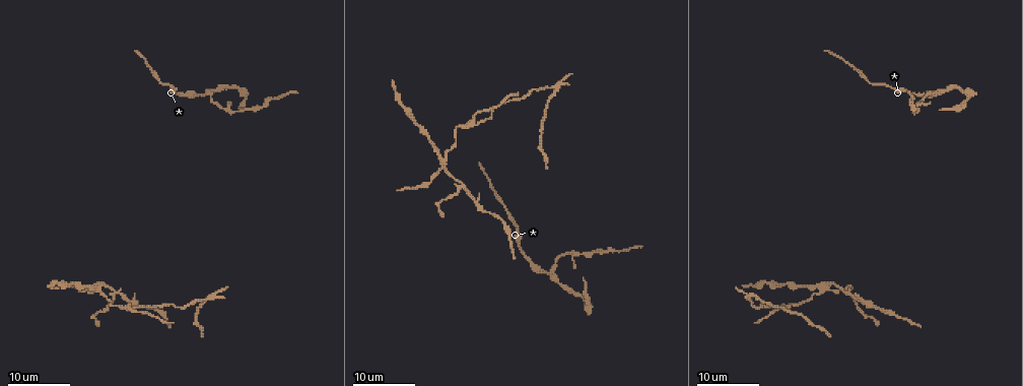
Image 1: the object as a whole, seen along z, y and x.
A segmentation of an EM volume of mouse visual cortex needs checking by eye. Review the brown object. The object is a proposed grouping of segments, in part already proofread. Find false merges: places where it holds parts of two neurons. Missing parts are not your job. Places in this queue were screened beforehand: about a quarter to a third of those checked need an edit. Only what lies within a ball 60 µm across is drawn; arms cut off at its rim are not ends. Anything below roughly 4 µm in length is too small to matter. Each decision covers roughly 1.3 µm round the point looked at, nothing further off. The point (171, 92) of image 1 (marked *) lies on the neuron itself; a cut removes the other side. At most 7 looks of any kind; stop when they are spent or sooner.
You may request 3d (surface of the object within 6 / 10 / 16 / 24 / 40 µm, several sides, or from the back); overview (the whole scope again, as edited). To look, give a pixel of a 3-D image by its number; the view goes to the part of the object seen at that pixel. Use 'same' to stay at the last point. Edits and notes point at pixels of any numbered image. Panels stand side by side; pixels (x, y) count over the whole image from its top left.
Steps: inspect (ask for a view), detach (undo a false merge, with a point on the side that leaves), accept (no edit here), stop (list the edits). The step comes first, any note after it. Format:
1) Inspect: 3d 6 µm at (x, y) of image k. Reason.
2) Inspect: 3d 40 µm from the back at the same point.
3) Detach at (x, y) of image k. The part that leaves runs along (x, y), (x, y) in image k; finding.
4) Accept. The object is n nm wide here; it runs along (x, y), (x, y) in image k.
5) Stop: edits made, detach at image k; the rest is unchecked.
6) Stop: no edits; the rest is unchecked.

Inspect: 3d 16 µm at (552, 270) of image 1. Three-way junction.

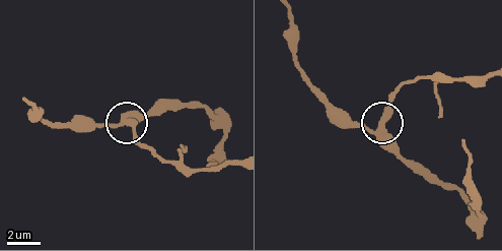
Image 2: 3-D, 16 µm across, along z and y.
Inspect: 3d 6 µm at (383, 126) of image 2. Zoom in.

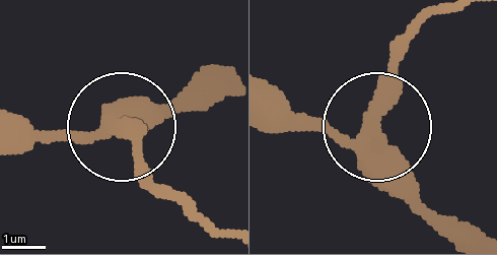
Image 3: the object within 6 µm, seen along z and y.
Inspect: 3d 6 µm from the back at (373, 120) of image 3.

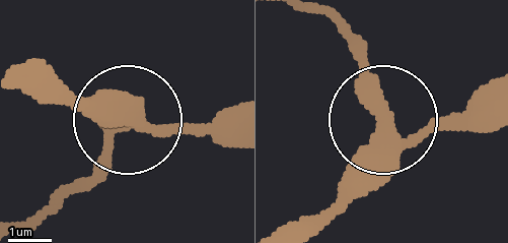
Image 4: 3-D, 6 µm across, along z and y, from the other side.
Accept. The side arm is 15 µm long; 3 arms meet here; all the same neuron.

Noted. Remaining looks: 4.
Inspect: 3d 24 µm at (441, 160) of image 1.

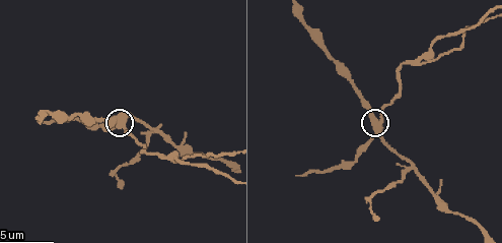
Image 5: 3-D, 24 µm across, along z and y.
Inspect: 3d 10 µm at (376, 121) of image 5.

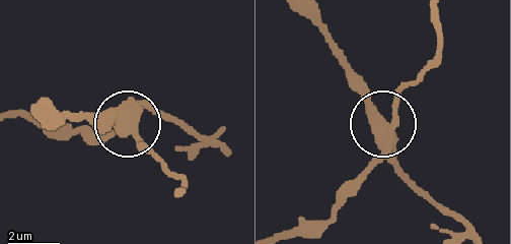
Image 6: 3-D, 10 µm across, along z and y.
Detach at (369, 172) of image 6. The part that leaves runs along (131, 132), (184, 191) in image 6; two neurons meet here.

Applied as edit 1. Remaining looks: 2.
Inspect: 3d 6 µm at (413, 165) of image 5.

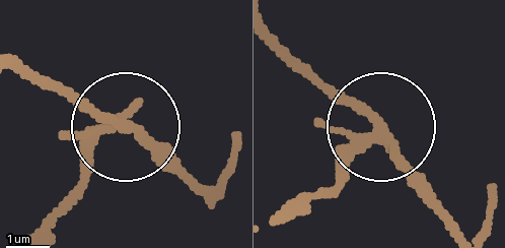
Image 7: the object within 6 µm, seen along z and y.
Inspect: 3d 6 µm from the back at (128, 129) of image 7.

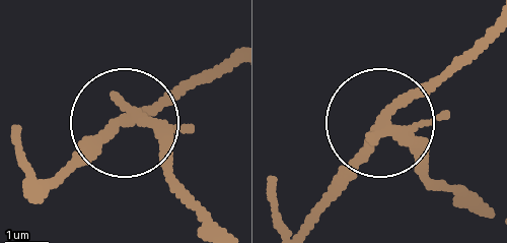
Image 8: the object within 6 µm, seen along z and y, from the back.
Accept. One neuron here.

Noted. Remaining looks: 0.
Stop: edits made, detach at image 6; the rest is unchecked.

